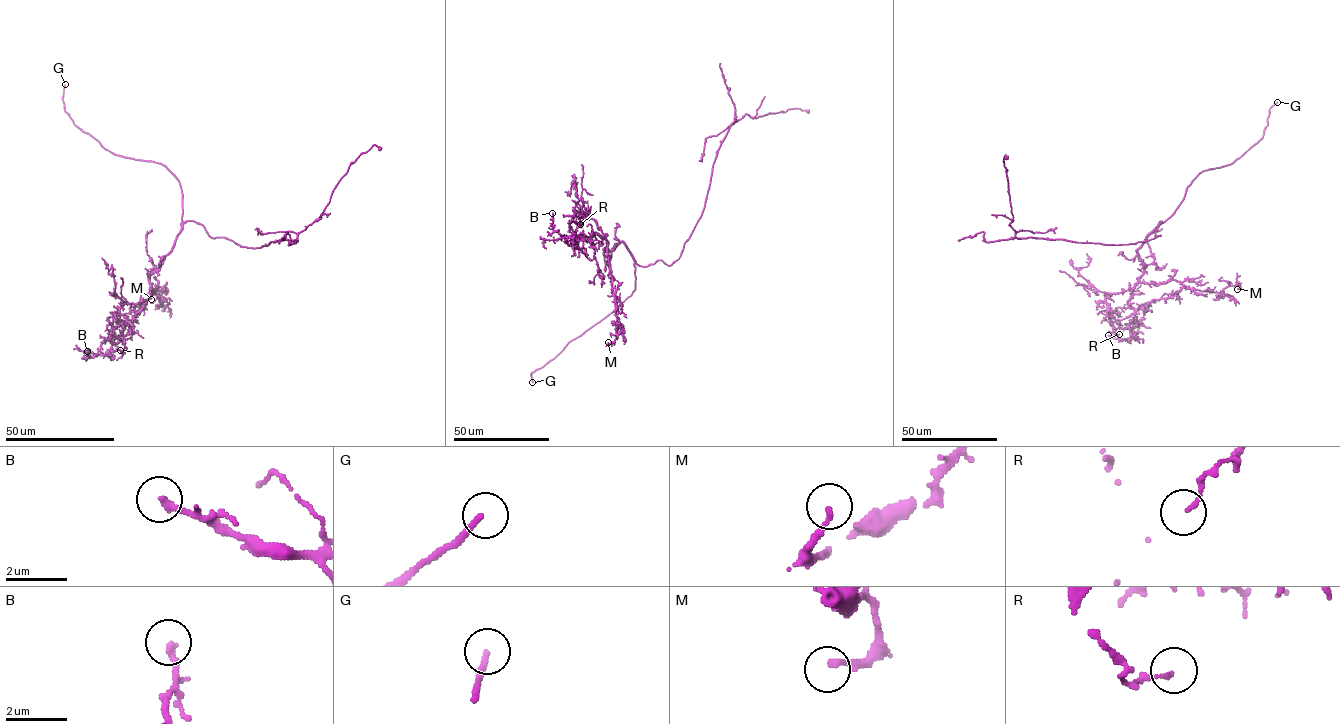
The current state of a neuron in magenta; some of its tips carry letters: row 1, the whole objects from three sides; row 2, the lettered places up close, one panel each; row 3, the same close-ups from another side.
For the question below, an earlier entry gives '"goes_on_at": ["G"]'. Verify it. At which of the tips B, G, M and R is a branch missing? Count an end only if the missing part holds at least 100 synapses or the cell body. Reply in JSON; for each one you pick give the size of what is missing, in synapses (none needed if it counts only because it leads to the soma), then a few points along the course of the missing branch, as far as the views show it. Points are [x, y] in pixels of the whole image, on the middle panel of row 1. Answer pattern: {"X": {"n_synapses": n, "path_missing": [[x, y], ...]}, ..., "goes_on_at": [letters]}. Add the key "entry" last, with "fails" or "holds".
{"G": {"path_missing": [[532, 382], [537, 383], [541, 364]]}, "goes_on_at": ["G"], "entry": "holds"}

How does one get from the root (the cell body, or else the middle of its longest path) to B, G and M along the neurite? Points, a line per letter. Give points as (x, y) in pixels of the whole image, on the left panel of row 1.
B: (229, 239), (186, 221), (150, 276), (149, 296), (131, 329), (105, 339), (93, 356), (87, 351)
G: (229, 239), (181, 225), (179, 181), (79, 128), (64, 109), (65, 84)
M: (229, 239), (186, 221), (150, 276), (150, 291), (156, 288), (162, 301), (158, 294), (151, 299)

